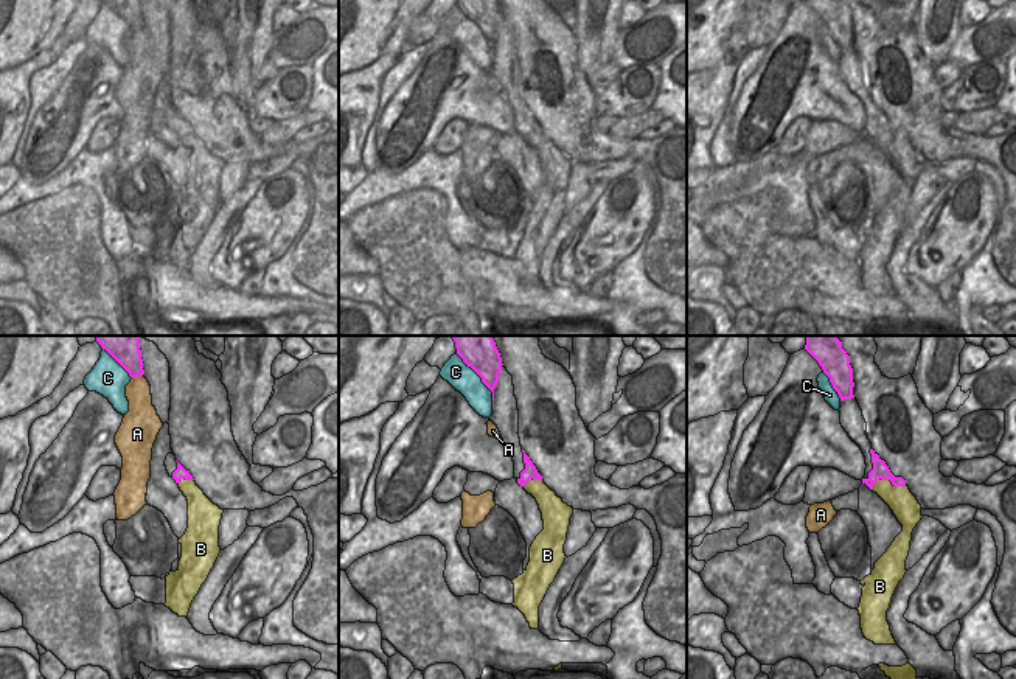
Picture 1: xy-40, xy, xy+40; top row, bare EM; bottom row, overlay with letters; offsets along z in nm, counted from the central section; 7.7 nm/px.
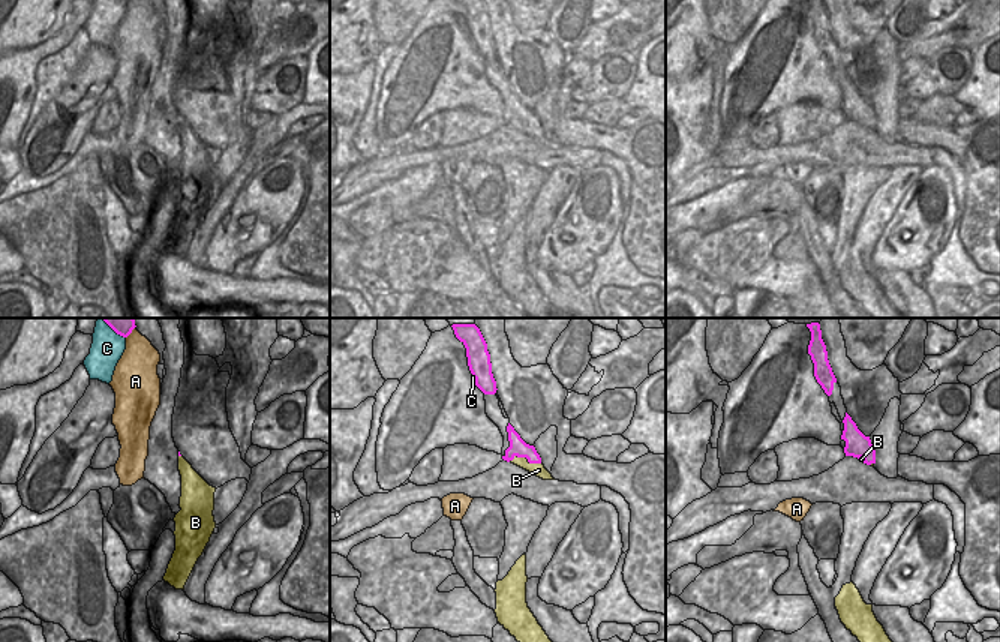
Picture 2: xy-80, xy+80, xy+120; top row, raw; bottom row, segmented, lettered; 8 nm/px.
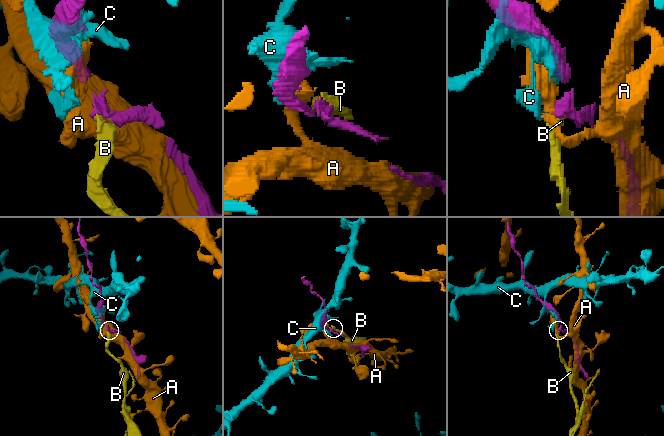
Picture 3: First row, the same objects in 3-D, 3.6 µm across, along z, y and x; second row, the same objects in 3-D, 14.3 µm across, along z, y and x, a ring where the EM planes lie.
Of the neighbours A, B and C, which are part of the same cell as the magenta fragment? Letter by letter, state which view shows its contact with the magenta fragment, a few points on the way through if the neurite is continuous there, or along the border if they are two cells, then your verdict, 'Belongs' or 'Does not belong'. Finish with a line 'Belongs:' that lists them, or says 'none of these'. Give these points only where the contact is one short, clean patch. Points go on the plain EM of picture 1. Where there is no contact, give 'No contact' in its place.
A: Touches magenta in xy-40. Does not belong
B: Touches magenta in xy+40. Boundary: xy+40 (906, 137), (894, 137), (889, 132), (880, 131), (870, 140). Does not belong
C: Touches magenta in xy. Does not belong
Belongs: none of these

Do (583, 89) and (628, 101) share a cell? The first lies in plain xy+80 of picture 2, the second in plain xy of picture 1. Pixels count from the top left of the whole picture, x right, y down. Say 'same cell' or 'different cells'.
same cell

